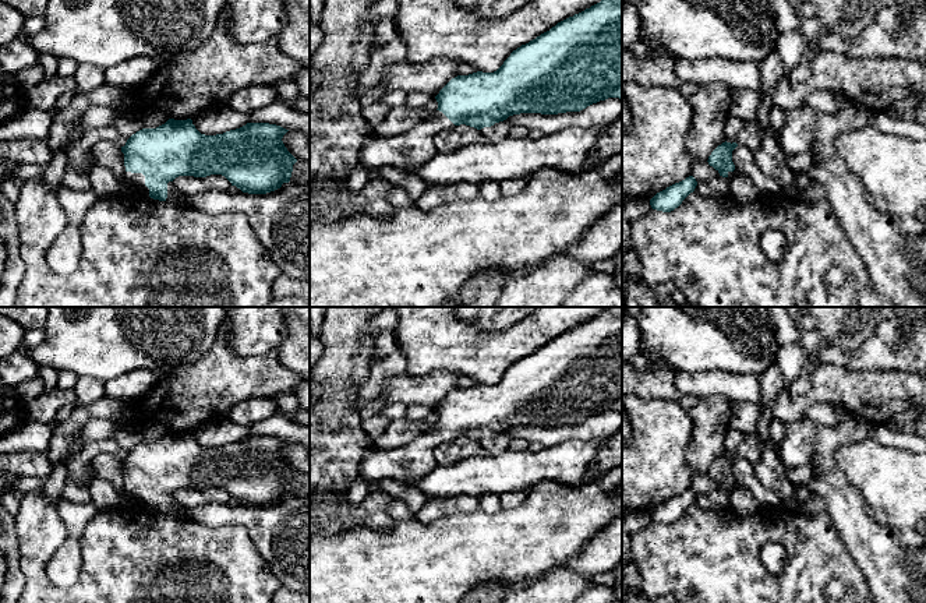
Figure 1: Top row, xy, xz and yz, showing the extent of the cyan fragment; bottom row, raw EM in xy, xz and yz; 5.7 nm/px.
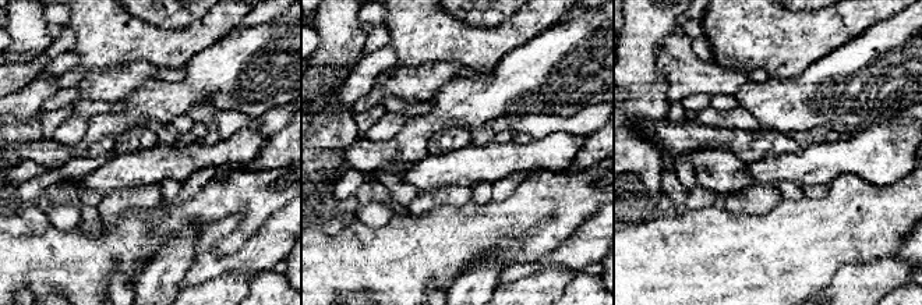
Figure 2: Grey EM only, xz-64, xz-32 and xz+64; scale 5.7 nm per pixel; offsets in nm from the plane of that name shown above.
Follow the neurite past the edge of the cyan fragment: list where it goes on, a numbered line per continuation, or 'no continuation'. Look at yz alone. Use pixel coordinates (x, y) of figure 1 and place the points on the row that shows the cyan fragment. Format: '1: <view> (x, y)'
no continuation

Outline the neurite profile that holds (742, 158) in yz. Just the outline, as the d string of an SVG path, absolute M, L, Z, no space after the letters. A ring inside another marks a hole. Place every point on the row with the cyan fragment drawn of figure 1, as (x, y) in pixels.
M738 145L732 151L732 162L735 168L741 174L749 177L756 184L760 194L778 194L778 184L757 168L753 154L753 151Z

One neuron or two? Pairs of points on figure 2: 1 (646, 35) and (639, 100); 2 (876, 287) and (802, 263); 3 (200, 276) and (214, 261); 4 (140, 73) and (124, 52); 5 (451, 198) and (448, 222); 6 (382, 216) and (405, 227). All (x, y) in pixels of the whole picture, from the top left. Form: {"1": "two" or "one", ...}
{"1": "one", "2": "two", "3": "one", "4": "two", "5": "two", "6": "two"}

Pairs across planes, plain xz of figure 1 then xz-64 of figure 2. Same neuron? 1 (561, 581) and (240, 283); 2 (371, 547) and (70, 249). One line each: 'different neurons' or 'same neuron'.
1: same neuron
2: same neuron

